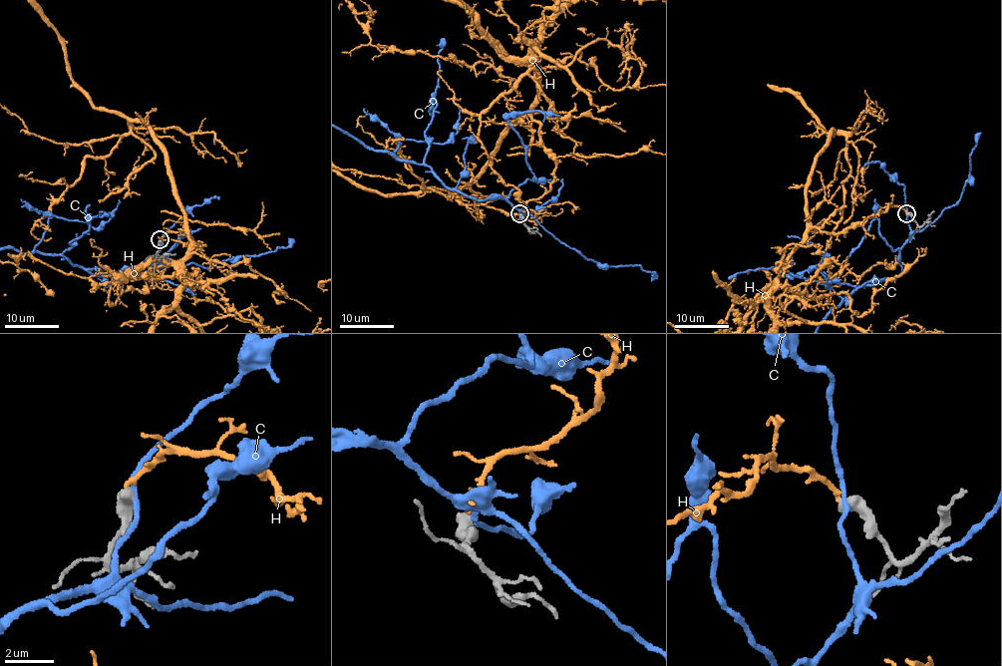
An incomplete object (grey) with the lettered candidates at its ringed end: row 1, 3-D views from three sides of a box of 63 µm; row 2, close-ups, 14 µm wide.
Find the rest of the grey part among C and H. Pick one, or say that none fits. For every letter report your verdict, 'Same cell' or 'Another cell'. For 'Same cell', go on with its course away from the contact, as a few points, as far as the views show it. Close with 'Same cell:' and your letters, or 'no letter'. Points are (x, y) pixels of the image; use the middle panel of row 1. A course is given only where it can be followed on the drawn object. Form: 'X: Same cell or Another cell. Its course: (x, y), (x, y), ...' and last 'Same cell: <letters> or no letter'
C: Another cell
H: Same cell. Its course: (520, 214), (549, 189), (555, 165), (530, 115), (469, 184), (391, 196)
Same cell: H

